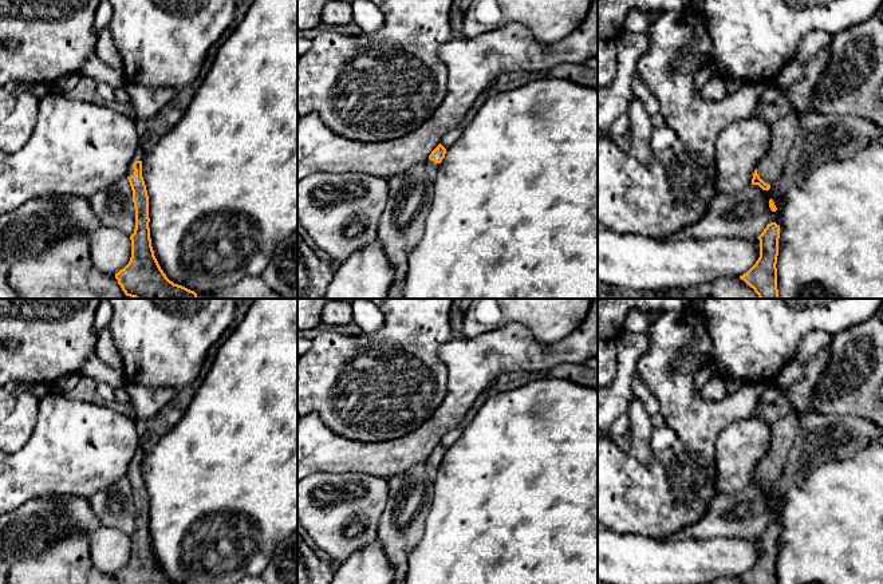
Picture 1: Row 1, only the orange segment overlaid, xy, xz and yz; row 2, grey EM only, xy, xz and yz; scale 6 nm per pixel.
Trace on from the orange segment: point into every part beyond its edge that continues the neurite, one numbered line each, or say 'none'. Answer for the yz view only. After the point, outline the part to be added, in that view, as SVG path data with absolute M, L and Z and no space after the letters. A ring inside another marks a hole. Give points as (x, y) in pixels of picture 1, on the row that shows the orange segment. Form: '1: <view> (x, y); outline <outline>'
1: yz (785, 130); outline M791 111L772 123L770 145L757 166L757 174L768 184L774 185L781 174L795 141L799 137L800 123L797 114Z

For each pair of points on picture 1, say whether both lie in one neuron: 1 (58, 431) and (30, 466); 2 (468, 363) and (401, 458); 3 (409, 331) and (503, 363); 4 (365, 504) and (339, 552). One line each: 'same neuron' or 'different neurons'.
1: same neuron
2: same neuron
3: different neurons
4: same neuron

